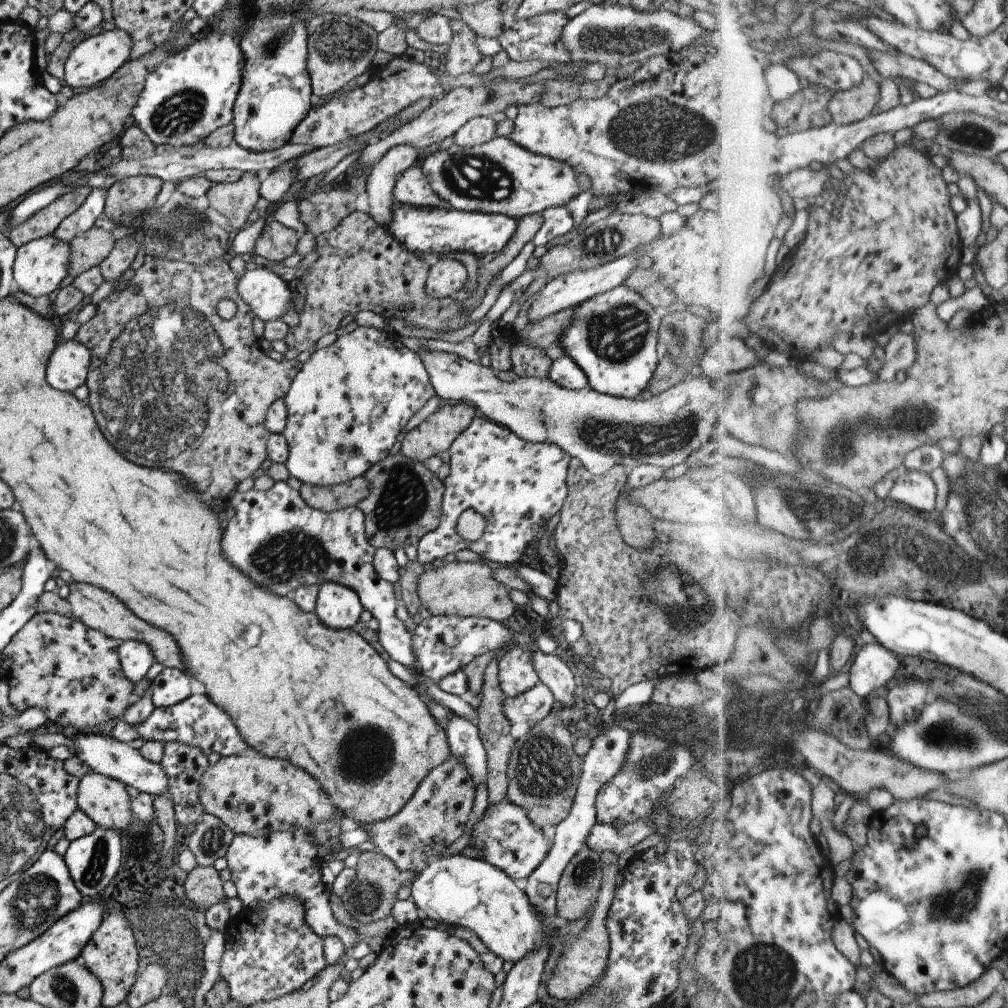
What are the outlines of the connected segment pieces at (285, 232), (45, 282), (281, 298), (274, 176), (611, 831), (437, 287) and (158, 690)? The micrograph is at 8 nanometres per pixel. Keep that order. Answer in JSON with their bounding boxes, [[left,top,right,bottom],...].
[[253,220,300,263],[13,233,71,297],[236,266,294,322],[260,160,296,203],[586,820,655,855],[426,258,468,300],[149,667,192,708]]

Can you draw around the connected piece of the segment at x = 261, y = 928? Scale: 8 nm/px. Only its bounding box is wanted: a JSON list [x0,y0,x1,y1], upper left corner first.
[214,899,328,1006]

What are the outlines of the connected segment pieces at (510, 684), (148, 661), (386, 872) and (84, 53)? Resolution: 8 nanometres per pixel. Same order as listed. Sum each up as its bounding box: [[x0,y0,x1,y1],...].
[[498,645,541,697],[119,641,155,683],[342,851,403,924],[65,29,133,91]]

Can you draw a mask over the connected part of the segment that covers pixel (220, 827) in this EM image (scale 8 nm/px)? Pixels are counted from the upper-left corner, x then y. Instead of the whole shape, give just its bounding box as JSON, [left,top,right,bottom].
[186,812,234,867]

